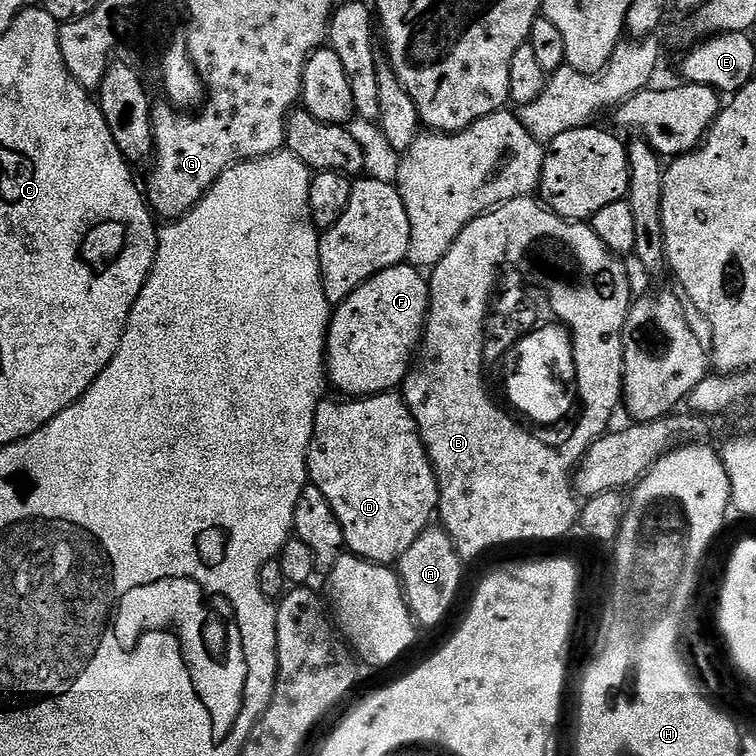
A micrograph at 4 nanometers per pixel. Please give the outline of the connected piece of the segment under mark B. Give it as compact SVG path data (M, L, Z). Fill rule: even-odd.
M523 196L501 204L499 208L485 212L483 216L470 222L466 226L466 230L462 230L462 234L458 234L454 246L450 246L450 250L442 258L442 262L438 262L435 268L431 269L428 280L428 318L424 325L424 334L418 355L415 357L408 376L404 379L402 395L408 404L408 409L412 412L412 417L416 420L420 437L428 451L432 468L436 472L436 481L440 487L439 523L454 542L461 560L471 562L475 556L480 556L483 552L498 547L499 544L520 544L523 540L556 540L559 536L566 535L572 527L574 529L577 527L581 505L578 503L578 496L574 491L574 473L580 461L590 450L592 443L609 431L610 425L608 423L611 422L616 407L619 409L622 404L624 327L628 321L628 309L634 303L632 284L628 281L628 268L624 264L627 263L621 257L615 256L604 245L602 238L598 238L591 223L564 220L558 213L544 207L539 199ZM558 328L574 328L576 336L560 336ZM532 336L536 338L536 344L532 344L532 372L530 372L532 380L530 380L530 384L524 384L524 390L538 390L538 400L542 396L548 396L546 388L552 388L552 372L550 372L548 358L558 358L558 366L562 372L570 370L570 354L578 354L578 364L580 364L580 370L576 370L576 380L582 380L586 404L572 404L570 402L570 408L560 418L550 420L546 424L534 422L528 416L522 416L520 420L516 418L514 422L510 422L502 416L502 414L510 414L512 408L516 406L516 400L512 398L512 392L510 392L510 378L514 378L518 372L520 346L526 340L530 340Z

